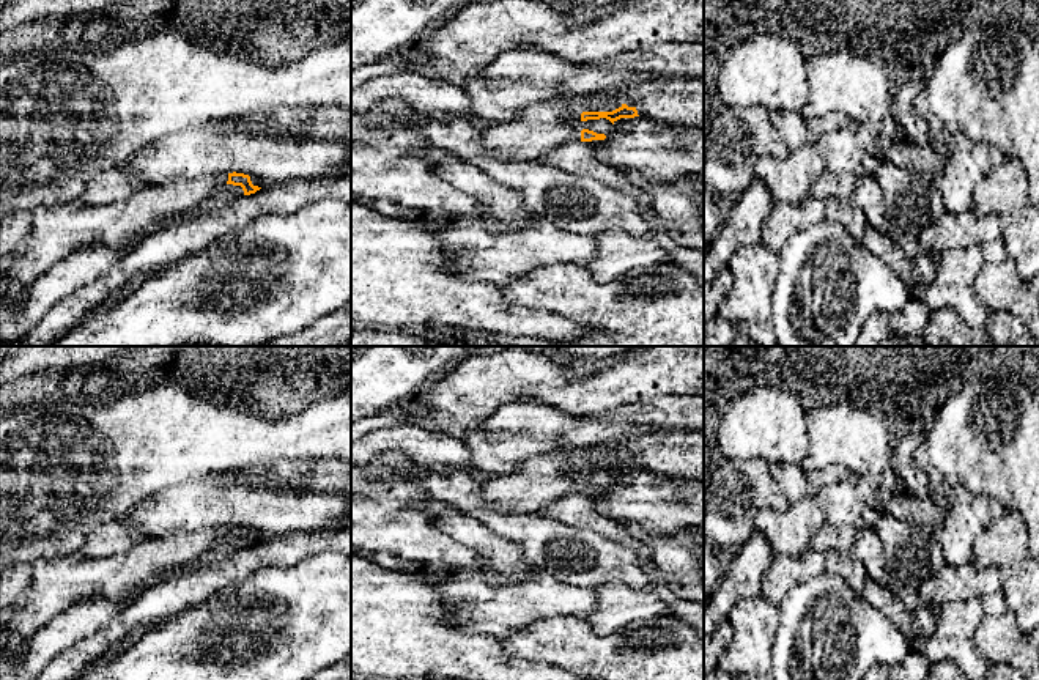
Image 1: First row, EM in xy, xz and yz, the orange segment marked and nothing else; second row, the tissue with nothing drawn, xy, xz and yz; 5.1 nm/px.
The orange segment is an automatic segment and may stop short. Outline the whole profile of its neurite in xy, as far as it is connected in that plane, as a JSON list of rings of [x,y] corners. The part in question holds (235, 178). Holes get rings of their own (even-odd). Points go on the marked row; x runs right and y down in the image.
[[[233,172],[173,178],[143,187],[120,203],[93,206],[72,200],[14,211],[0,224],[0,268],[11,271],[16,288],[25,288],[80,246],[129,250],[140,231],[202,206],[225,184],[241,186],[244,195],[261,189],[249,175]]]

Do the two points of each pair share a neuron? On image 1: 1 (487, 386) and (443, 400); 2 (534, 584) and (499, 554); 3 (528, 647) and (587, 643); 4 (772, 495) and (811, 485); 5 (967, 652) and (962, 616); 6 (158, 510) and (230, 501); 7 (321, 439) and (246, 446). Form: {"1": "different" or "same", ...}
{"1": "same", "2": "different", "3": "same", "4": "different", "5": "same", "6": "same", "7": "same"}

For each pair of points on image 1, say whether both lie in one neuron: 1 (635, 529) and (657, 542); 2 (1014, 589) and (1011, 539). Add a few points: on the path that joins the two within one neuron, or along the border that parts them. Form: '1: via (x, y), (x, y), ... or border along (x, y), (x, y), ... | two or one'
1: via (639, 531), (652, 537) | one
2: via (1014, 576), (1011, 551) | one

